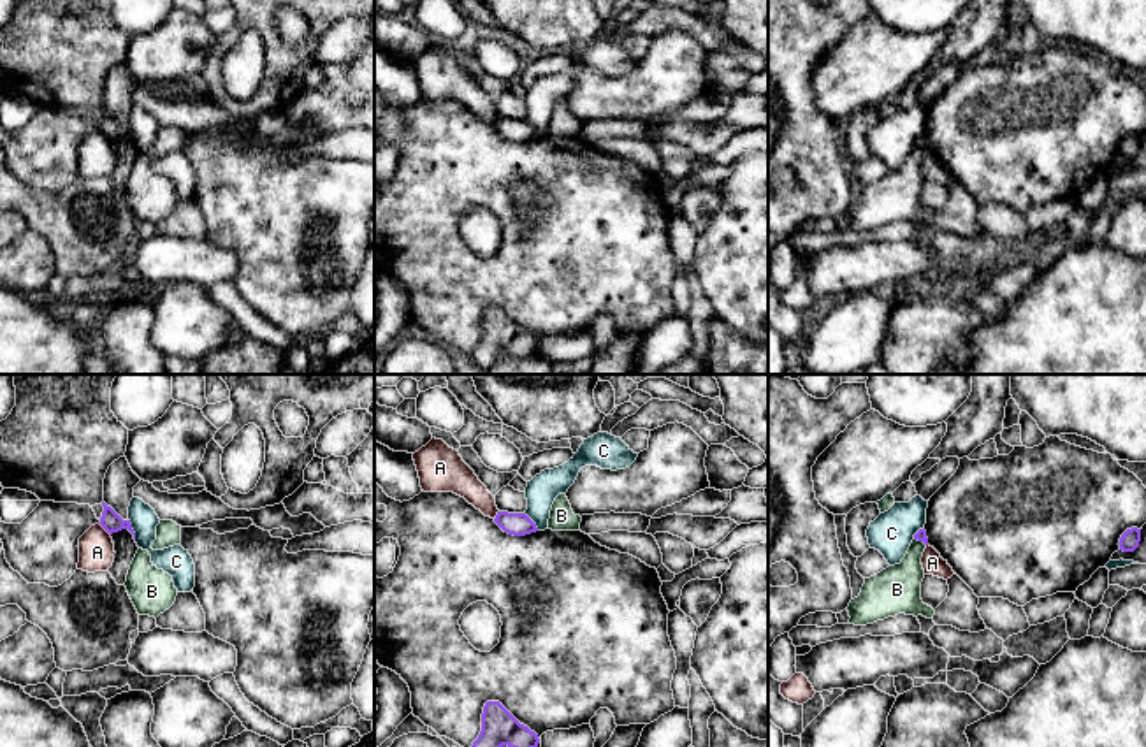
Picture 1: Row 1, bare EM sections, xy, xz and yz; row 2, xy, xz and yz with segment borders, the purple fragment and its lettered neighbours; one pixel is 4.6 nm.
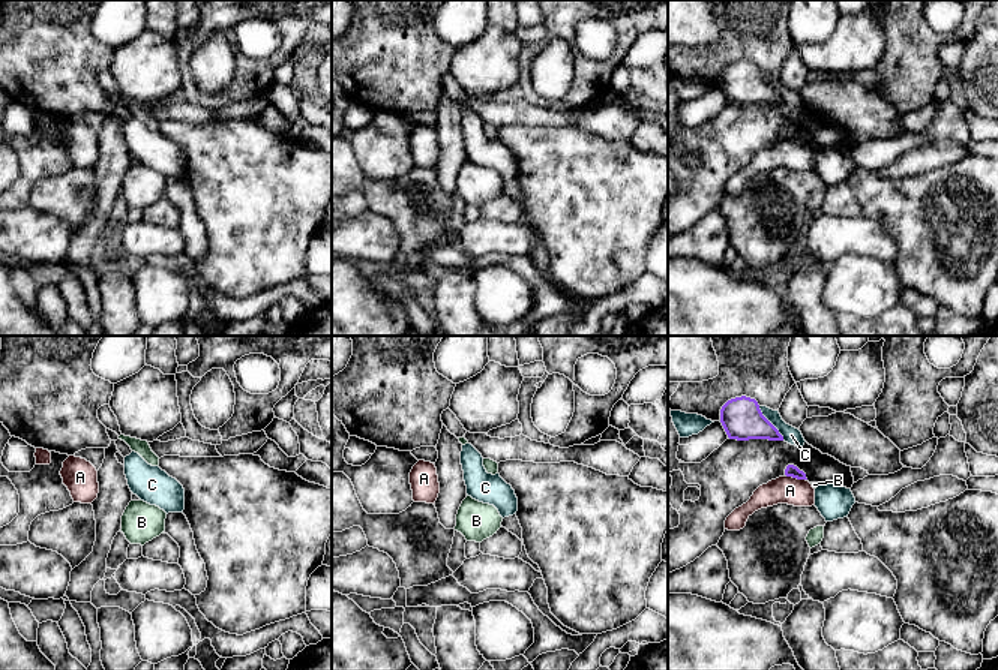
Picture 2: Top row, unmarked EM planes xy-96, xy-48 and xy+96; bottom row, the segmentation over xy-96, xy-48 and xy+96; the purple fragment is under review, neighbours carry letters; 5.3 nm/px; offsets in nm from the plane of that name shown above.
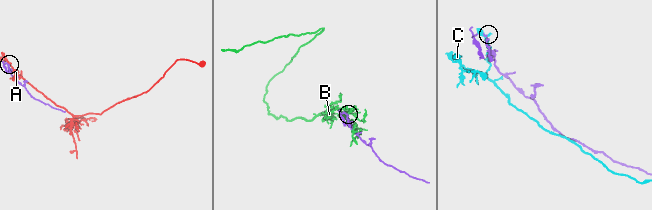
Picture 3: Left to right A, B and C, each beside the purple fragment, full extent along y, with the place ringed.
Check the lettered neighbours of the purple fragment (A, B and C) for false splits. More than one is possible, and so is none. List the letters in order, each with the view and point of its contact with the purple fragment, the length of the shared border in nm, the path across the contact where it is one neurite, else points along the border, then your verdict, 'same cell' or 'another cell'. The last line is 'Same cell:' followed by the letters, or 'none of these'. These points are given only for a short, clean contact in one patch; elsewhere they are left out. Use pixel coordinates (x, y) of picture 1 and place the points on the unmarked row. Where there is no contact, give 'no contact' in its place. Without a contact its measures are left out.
A: contact xy (104, 134); length 80 nm; border xy (99, 129), (109, 141); another cell
B: contact yz (920, 146); length 70 nm; border yz (914, 145), (925, 152); another cell
C: contact xy (132, 136); length 100 nm; another cell
Same cell: none of these

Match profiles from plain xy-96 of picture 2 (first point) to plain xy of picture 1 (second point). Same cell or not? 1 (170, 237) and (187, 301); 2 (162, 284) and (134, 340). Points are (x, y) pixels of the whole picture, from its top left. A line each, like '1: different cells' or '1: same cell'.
1: different cells
2: different cells

